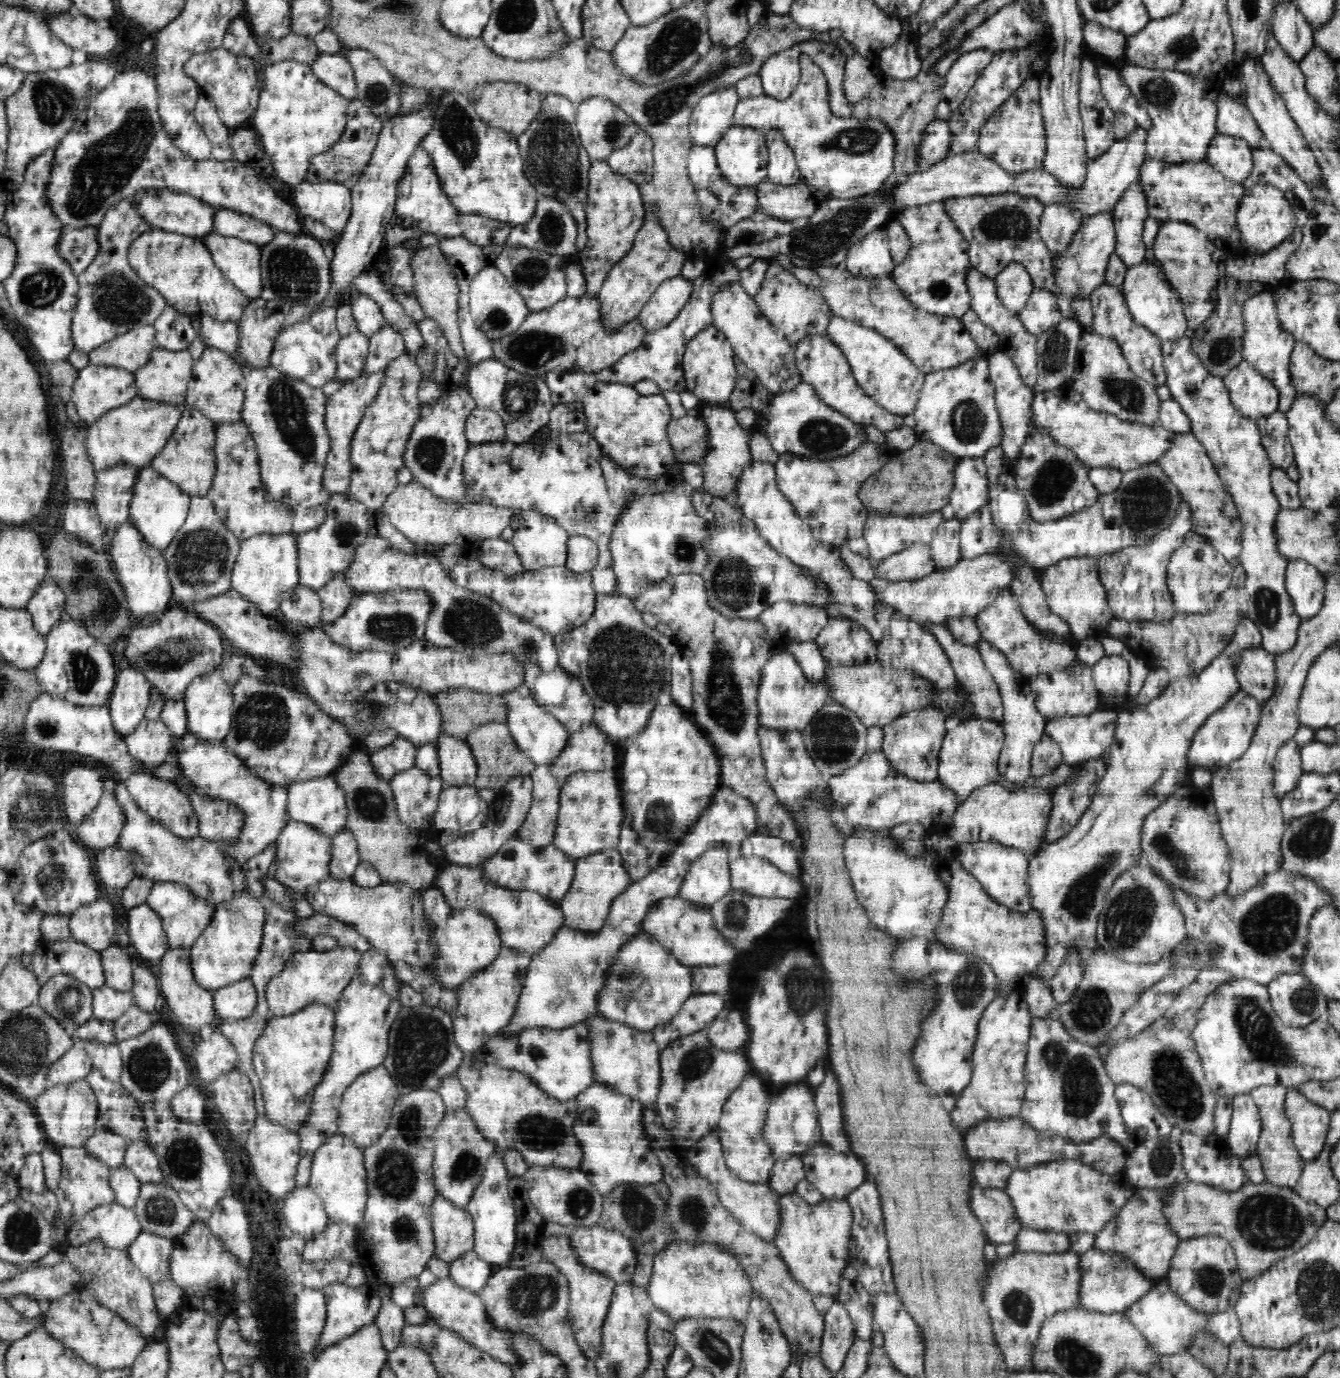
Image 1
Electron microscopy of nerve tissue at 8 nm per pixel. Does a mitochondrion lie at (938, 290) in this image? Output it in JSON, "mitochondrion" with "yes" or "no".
{"mitochondrion":"yes"}

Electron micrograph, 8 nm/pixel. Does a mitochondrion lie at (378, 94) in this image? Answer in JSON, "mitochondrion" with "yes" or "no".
{"mitochondrion":"yes"}

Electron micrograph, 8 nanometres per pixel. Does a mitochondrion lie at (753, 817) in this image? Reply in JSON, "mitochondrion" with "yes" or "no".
{"mitochondrion":"no"}

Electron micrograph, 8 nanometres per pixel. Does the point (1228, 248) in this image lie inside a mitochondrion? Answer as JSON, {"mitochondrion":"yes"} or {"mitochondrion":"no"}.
{"mitochondrion":"no"}

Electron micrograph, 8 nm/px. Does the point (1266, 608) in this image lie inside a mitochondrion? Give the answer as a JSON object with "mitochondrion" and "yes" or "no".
{"mitochondrion":"yes"}

